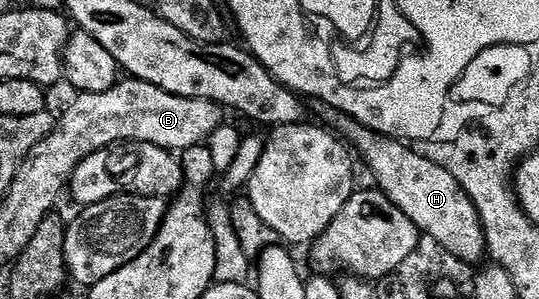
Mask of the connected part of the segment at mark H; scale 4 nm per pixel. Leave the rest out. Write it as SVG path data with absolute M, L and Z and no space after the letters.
M311 100L309 108L320 116L318 119L330 131L338 134L356 153L363 155L365 163L371 167L371 172L375 175L378 191L384 192L391 201L401 209L401 211L415 223L416 228L425 236L432 236L445 251L451 251L464 265L475 264L487 252L487 237L483 231L483 221L479 219L479 212L475 208L475 203L471 200L471 195L464 190L453 178L453 174L448 168L443 167L438 159L430 160L427 156L422 156L419 152L414 152L414 147L408 146L402 140L393 140L389 136L383 136L380 132L365 127L360 120L354 120L349 114L337 110L320 100Z

